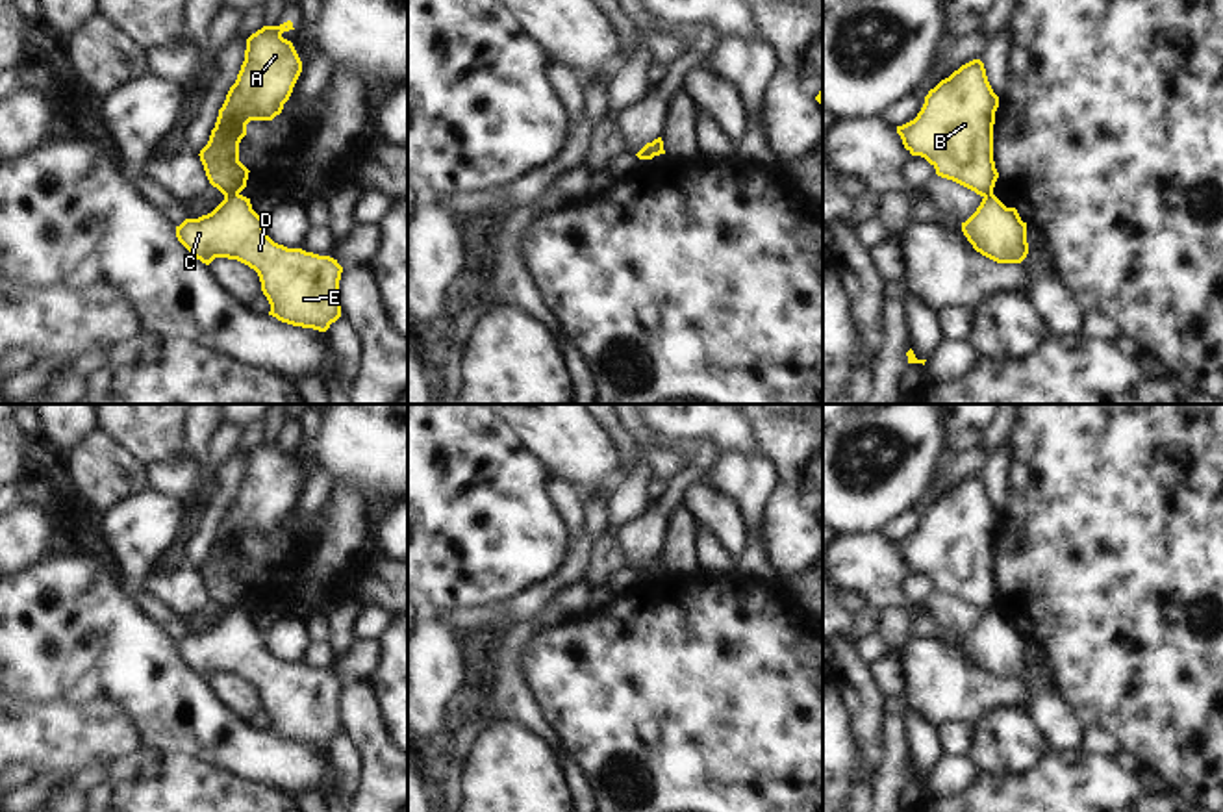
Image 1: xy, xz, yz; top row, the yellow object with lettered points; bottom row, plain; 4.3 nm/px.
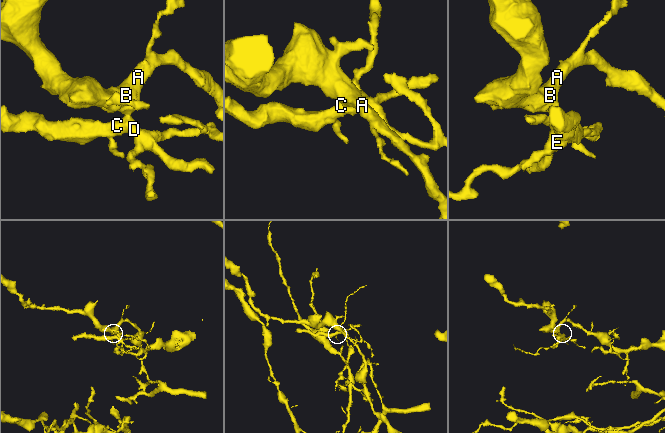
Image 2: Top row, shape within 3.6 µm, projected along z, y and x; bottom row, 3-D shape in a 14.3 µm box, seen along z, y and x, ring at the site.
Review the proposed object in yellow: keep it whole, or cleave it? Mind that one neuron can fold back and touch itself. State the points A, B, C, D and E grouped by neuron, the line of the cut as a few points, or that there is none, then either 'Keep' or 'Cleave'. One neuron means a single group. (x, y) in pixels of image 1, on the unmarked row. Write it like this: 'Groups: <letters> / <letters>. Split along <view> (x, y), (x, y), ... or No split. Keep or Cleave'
Groups: A B / C D E. Split along xy (238, 607), (225, 612). Cleave.

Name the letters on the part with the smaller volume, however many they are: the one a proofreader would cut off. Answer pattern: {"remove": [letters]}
{"remove": ["C", "D", "E"]}

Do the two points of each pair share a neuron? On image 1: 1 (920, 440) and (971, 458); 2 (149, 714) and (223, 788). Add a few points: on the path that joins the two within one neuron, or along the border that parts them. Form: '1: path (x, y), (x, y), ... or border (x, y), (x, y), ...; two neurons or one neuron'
1: border (949, 451), (938, 460), (925, 490); two neurons
2: border (149, 748), (184, 753), (232, 773); two neurons

